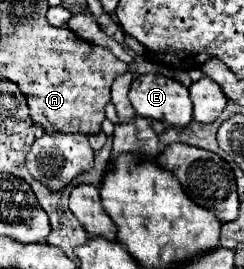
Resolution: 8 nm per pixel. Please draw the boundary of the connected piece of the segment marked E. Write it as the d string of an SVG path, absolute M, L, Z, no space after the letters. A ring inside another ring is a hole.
M141 74L133 80L129 100L139 116L155 118L171 126L187 126L193 120L189 88L163 74Z

